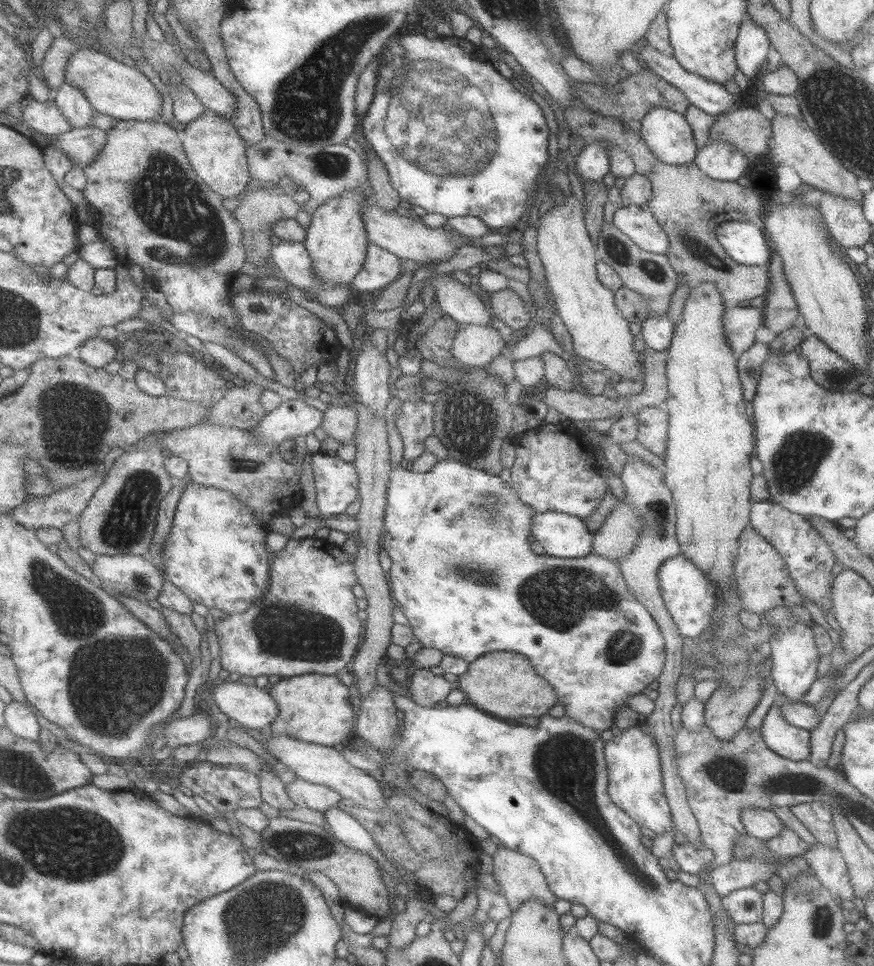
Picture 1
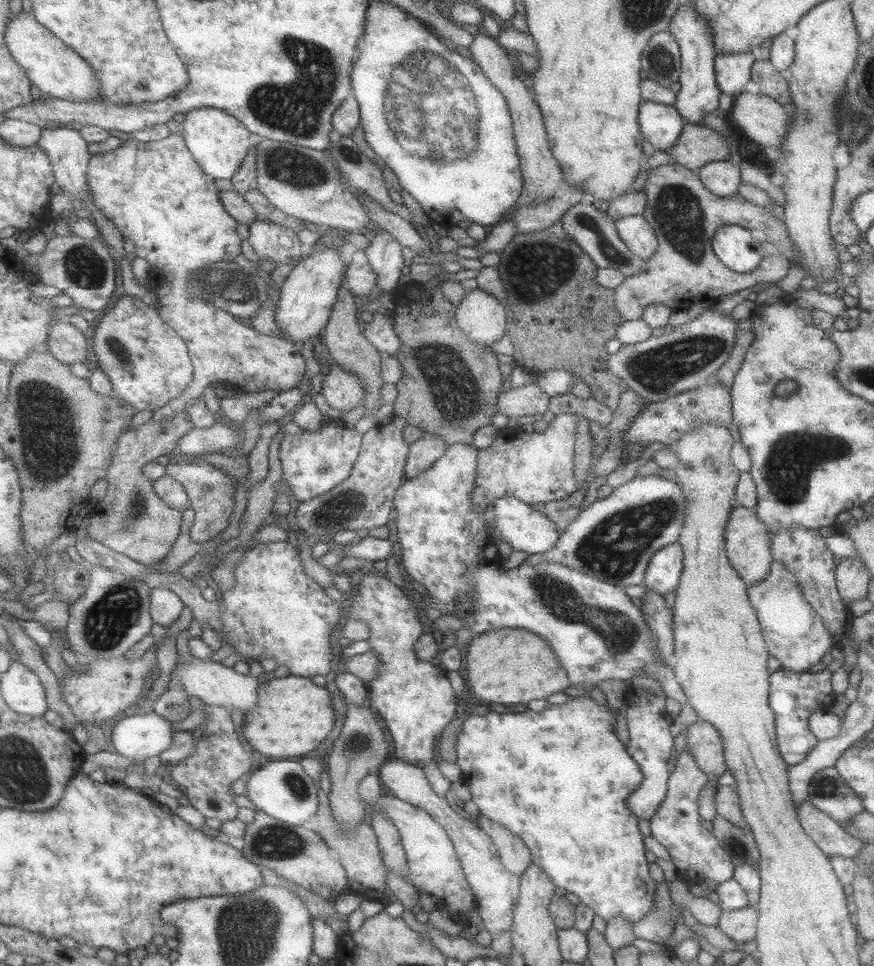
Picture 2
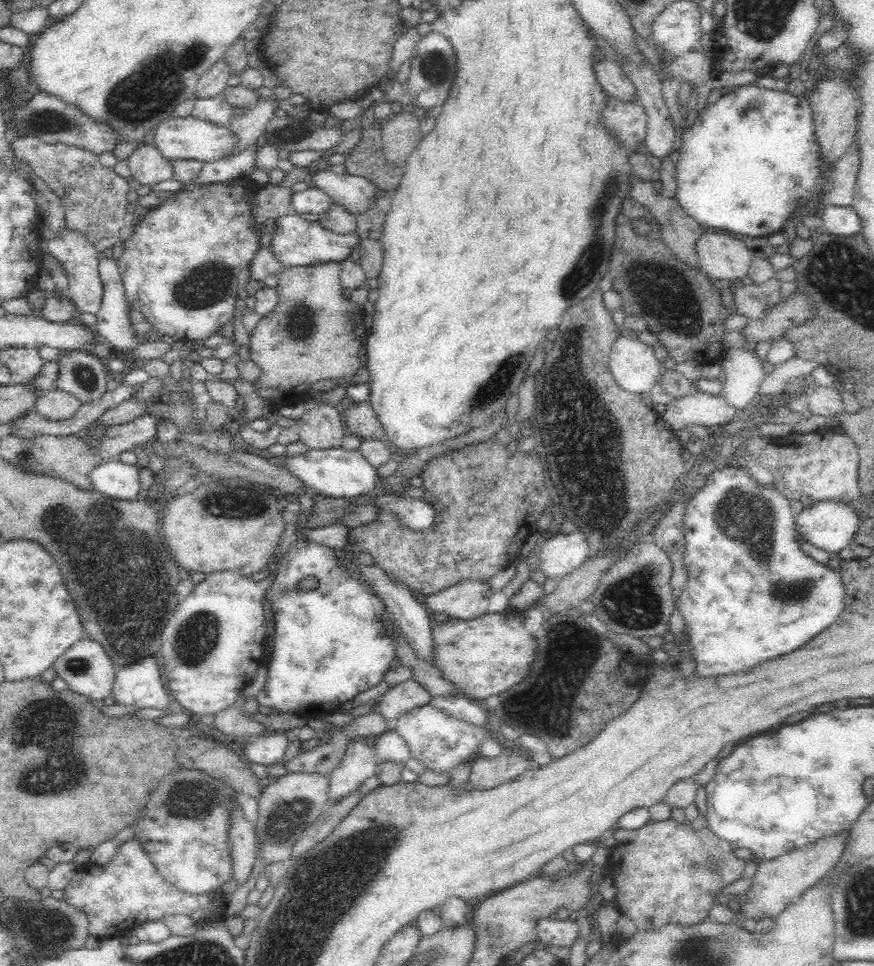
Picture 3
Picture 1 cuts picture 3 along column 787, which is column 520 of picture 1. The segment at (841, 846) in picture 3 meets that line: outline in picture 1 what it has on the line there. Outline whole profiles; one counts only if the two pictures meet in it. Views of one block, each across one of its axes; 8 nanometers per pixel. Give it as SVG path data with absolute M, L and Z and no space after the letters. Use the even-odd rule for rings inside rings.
M501 843L494 855L497 878L515 912L531 901L541 901L556 909L556 902L561 898L552 890L546 873L534 856Z

